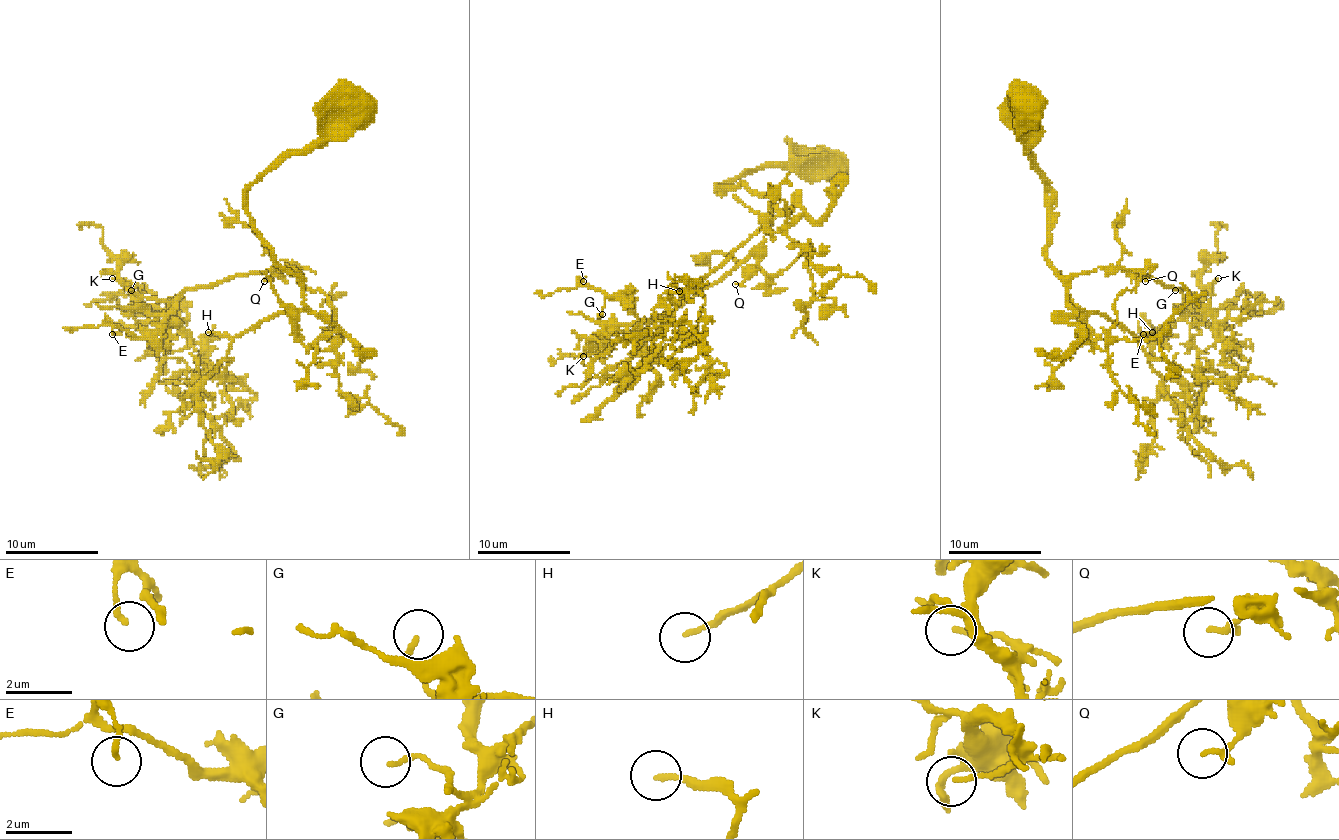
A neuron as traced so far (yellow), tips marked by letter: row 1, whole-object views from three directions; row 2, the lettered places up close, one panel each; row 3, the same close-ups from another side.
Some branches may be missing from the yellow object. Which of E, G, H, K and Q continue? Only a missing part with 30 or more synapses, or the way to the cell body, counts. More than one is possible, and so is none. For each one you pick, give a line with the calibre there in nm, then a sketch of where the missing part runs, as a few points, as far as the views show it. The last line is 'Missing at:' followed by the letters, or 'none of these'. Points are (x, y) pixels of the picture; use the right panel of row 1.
H: 140 nm thick; missing branch runs (1152, 332), (1166, 360), (1126, 407), (1126, 447)
Missing at: H

